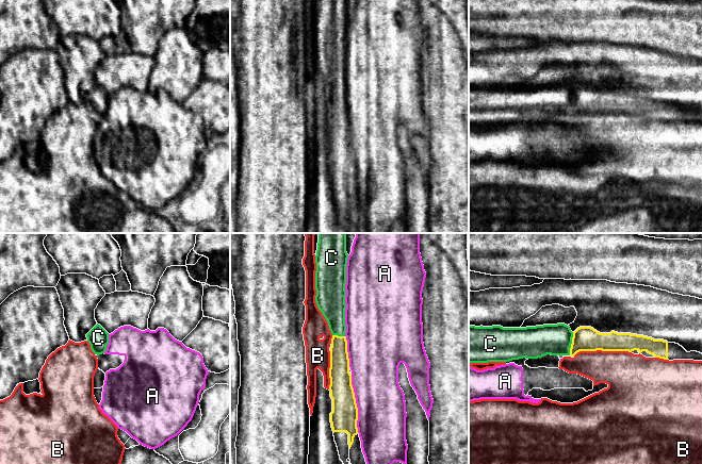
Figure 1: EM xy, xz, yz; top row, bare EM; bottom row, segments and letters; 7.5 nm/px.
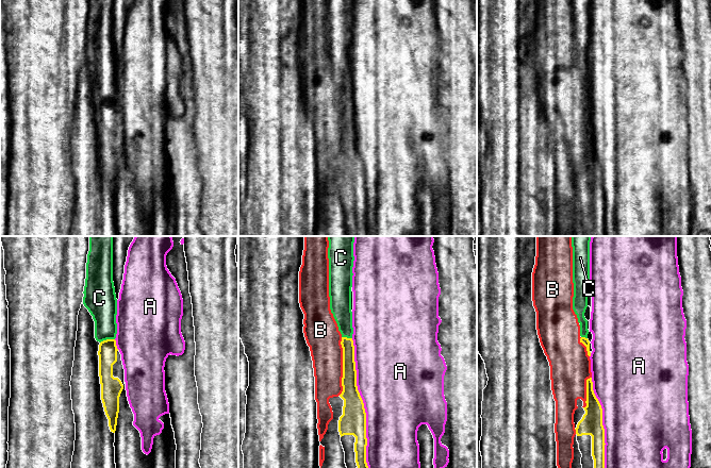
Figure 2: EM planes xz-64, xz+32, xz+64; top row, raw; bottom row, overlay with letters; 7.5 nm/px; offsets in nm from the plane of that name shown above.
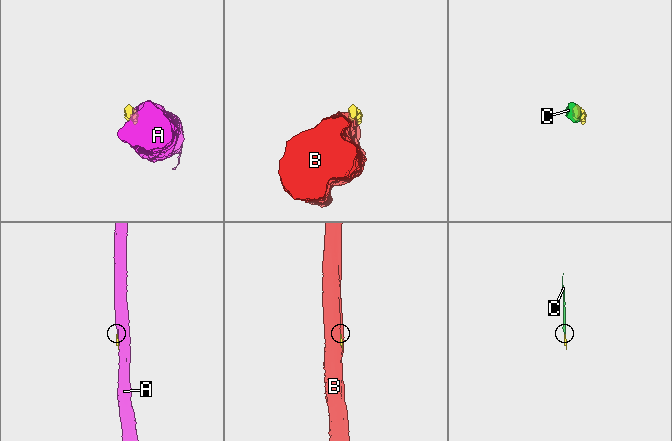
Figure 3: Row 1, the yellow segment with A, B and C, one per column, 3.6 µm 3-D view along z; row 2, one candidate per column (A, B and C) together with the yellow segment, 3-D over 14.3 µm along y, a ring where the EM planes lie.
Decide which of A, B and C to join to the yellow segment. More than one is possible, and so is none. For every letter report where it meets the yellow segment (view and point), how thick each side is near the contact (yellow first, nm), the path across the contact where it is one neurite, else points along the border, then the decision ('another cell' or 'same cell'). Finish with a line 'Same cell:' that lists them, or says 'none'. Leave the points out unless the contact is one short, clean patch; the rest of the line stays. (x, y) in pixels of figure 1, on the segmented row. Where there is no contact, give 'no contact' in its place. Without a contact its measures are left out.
A: meets yellow in xz at (356, 403); 200 nm thick on the yellow side, 360 nm on the other; another cell
B: meets yellow in yz at (602, 350); 190 nm thick on the yellow side, 320 nm on the other; another cell
C: meets yellow in yz at (571, 344); 190 nm thick on the yellow side, 240 nm on the other; runs through yz (585, 338), (571, 344), (555, 340); same cell
Same cell: C

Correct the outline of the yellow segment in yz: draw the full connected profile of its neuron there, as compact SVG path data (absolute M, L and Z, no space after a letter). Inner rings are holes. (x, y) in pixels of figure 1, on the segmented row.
M565 324L526 328L469 326L469 363L509 362L546 354L574 357L579 351L647 351L664 360L702 361L702 353L687 352L675 343L618 333L600 333L591 327L574 332Z

